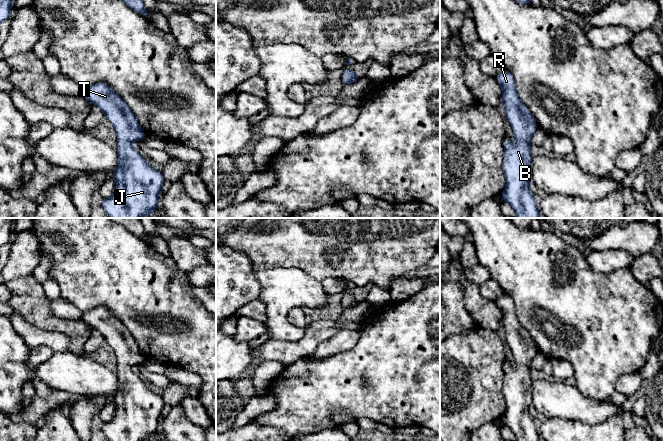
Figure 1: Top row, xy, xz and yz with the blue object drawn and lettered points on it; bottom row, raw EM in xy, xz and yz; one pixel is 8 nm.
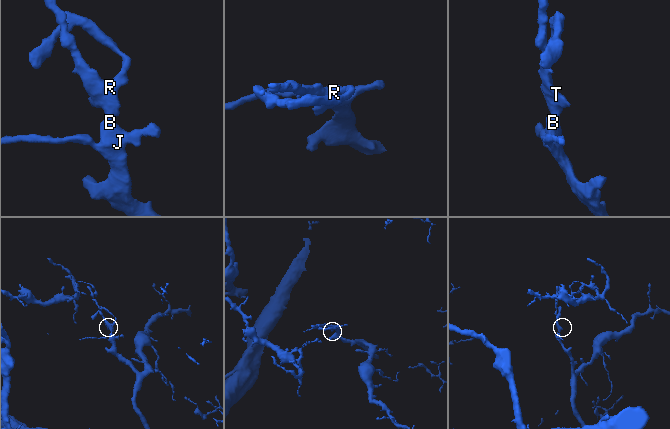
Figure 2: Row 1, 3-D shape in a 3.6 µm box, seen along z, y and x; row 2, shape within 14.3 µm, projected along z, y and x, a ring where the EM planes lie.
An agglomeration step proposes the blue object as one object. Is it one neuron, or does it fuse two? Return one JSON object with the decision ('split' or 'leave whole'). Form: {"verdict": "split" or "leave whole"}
{"verdict": "leave whole"}

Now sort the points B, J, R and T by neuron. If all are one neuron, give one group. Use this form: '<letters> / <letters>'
B J R T

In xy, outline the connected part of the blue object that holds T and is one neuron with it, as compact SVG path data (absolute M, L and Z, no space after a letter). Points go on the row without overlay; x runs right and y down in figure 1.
M103 306L89 309L82 312L82 319L91 329L98 330L102 334L105 342L114 350L118 363L116 373L118 390L111 399L116 410L114 417L102 424L101 431L110 441L149 441L157 434L158 421L165 403L162 397L152 392L134 372L133 367L143 364L146 358L126 326L109 309Z

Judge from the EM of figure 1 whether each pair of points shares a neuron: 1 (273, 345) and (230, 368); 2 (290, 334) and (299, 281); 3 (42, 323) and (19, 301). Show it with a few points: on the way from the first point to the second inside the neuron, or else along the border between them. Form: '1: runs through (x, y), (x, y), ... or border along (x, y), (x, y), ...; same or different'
1: border along (254, 351), (256, 362); different
2: runs through (281, 321), (281, 299), (286, 294); same
3: runs through (38, 317), (25, 304); same

